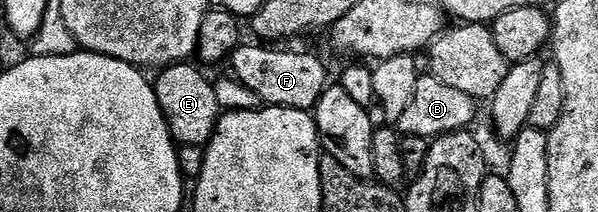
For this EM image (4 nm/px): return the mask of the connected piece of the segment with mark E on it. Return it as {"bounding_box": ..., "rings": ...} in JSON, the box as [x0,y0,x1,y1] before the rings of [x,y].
{"bounding_box":[154,64,222,147],"rings":[[[177,64],[166,66],[154,78],[158,104],[168,121],[168,127],[173,139],[180,146],[194,144],[207,147],[209,140],[216,130],[217,120],[222,113],[221,106],[216,98],[213,79],[203,74],[205,71],[199,65]]]}

